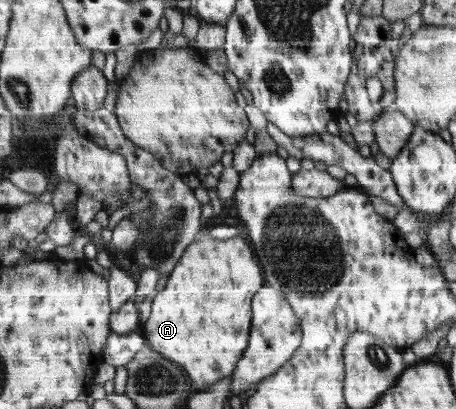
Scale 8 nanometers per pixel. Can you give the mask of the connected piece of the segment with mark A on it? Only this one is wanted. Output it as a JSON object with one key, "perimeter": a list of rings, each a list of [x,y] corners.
{"perimeter":[[[203,235],[187,248],[162,292],[154,297],[149,319],[144,324],[144,338],[156,352],[184,368],[197,392],[206,390],[219,380],[232,377],[243,359],[251,336],[252,298],[265,284],[259,257],[244,238],[217,240]]]}

